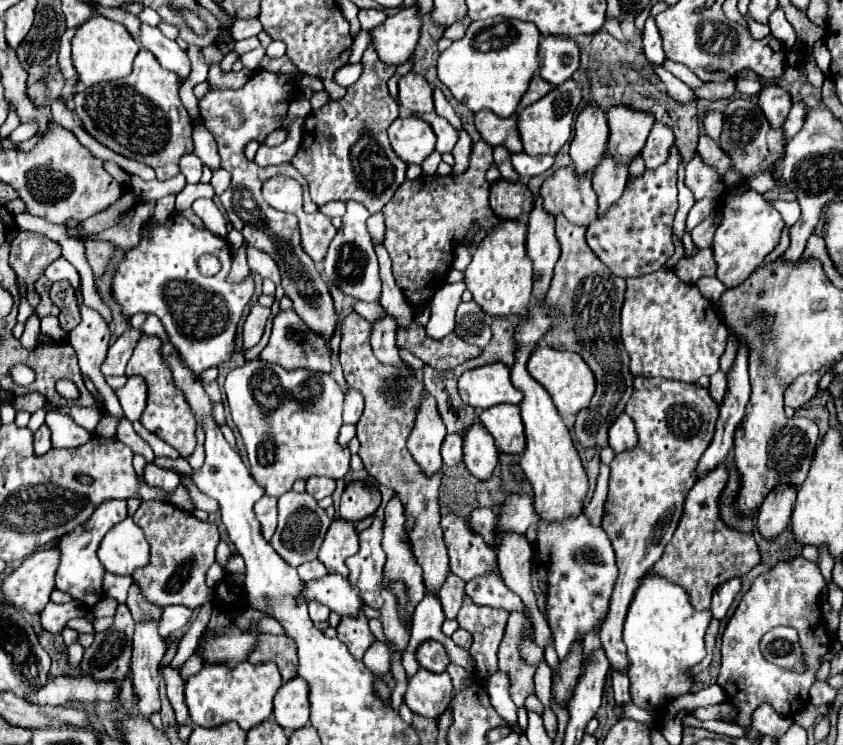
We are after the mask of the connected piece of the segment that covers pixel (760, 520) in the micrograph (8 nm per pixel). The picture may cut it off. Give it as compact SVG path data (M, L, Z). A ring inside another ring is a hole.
M778 485L768 493L756 517L758 533L764 539L776 539L790 525L790 513L794 509L794 501L796 501L796 489L790 485Z

